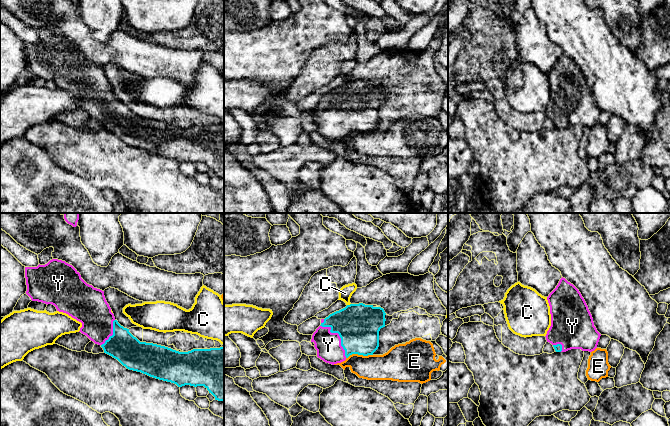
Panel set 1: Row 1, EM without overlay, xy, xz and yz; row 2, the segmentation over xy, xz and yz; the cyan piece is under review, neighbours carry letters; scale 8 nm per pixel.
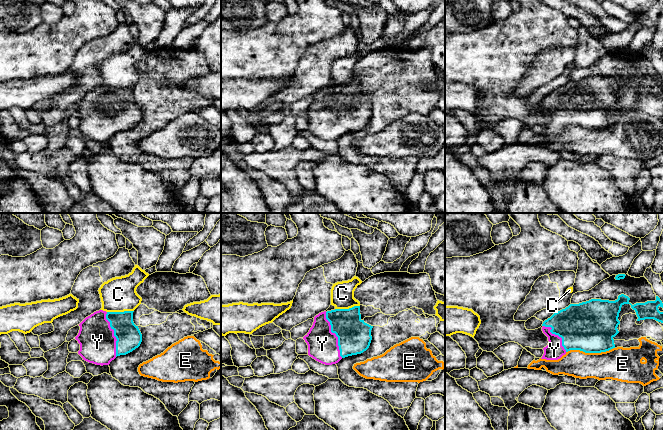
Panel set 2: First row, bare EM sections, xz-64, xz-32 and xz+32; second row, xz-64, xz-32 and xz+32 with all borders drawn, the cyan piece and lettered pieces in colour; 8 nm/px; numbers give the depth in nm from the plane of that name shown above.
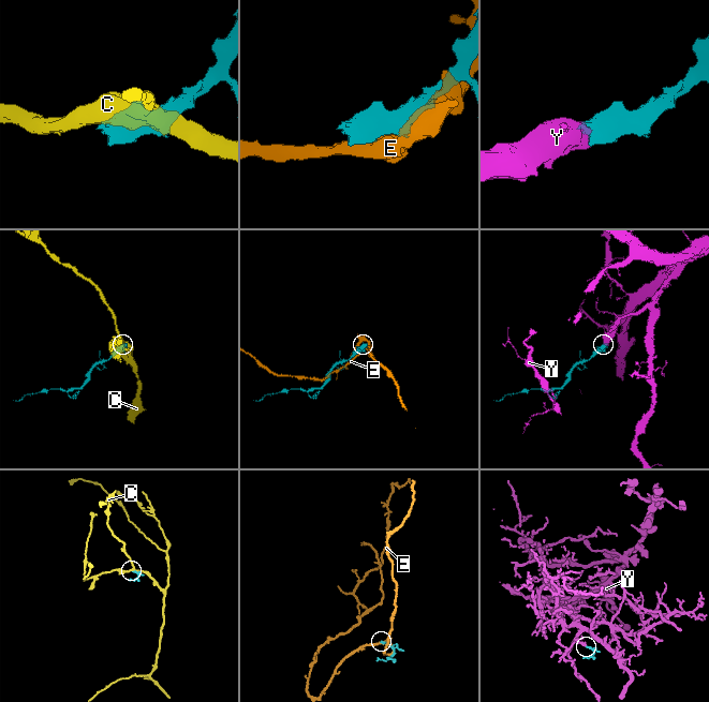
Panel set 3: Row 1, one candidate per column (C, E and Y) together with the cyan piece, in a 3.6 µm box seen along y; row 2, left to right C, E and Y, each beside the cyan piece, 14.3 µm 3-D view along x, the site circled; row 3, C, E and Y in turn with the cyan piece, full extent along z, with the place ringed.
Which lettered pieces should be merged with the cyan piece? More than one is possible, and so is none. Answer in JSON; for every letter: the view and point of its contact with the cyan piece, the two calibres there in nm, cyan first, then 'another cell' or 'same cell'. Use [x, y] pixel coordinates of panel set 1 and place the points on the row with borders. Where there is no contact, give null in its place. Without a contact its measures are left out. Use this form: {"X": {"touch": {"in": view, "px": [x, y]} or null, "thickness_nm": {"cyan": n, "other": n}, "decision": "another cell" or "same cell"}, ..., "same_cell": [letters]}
{"C": {"touch": {"in": "xz", "px": [348, 305]}, "thickness_nm": {"cyan": 340, "other": 110}, "decision": "another cell"}, "E": {"touch": {"in": "xz", "px": [359, 354]}, "thickness_nm": {"cyan": 340, "other": 200}, "decision": "another cell"}, "Y": {"touch": {"in": "xz", "px": [339, 335]}, "thickness_nm": {"cyan": 340, "other": 200}, "decision": "same cell"}, "same_cell": ["Y"]}

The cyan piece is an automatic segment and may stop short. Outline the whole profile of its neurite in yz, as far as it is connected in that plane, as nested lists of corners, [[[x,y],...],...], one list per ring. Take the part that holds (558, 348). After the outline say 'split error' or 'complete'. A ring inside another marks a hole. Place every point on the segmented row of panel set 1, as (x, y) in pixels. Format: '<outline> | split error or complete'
[[[562,277],[547,300],[551,326],[545,337],[555,351],[594,351],[601,334],[594,326],[592,315],[579,290]]] | split error

